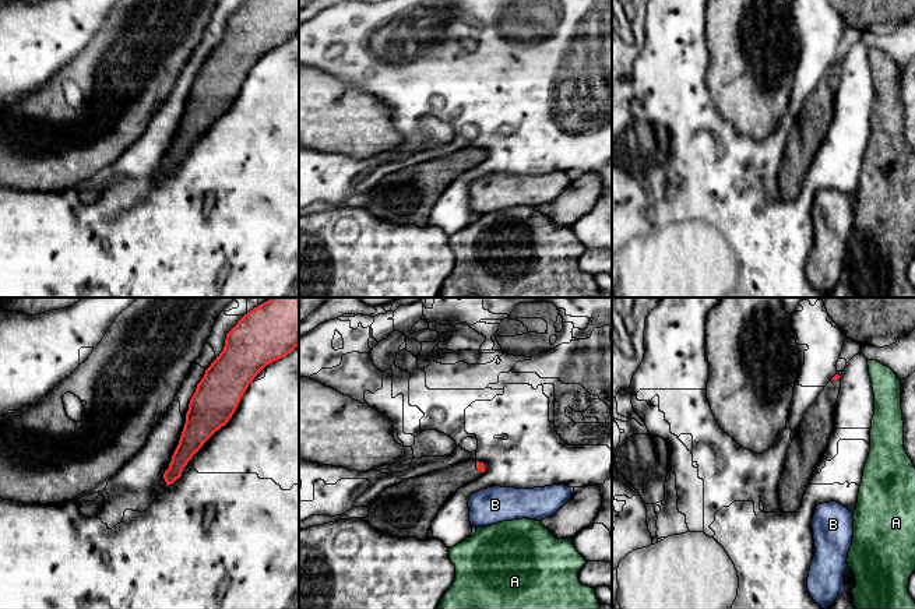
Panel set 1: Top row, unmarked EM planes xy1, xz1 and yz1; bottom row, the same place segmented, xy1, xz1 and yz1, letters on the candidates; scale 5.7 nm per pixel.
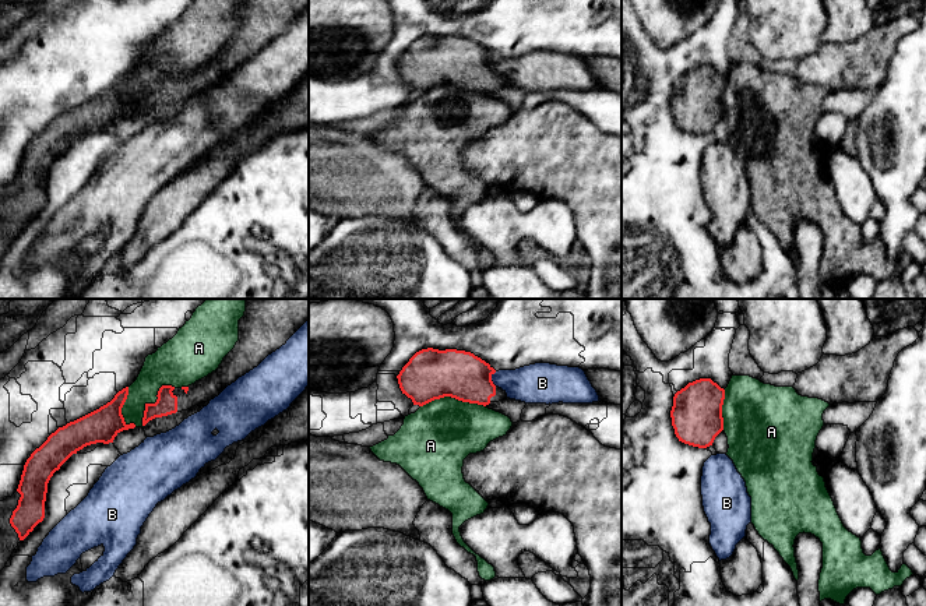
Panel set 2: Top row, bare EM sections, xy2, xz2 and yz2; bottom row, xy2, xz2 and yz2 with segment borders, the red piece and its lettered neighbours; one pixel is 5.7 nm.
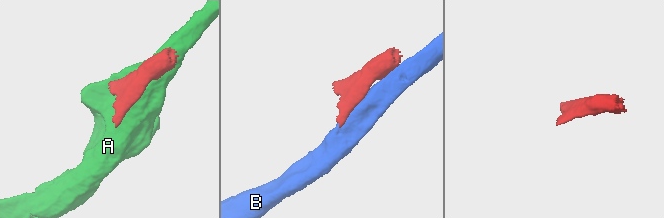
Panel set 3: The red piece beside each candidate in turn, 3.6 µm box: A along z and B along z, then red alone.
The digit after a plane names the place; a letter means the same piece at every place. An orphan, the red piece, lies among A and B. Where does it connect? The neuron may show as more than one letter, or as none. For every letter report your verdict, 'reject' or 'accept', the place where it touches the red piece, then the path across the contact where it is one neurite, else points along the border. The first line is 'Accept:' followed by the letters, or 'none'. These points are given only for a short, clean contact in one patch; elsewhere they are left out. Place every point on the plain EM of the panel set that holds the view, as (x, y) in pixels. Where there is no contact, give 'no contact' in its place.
Accept: none
A: reject; contact xz2 (453, 84)
B: reject; contact xz2 (490, 66); border xz2 (495, 59), (492, 69), (496, 73)

